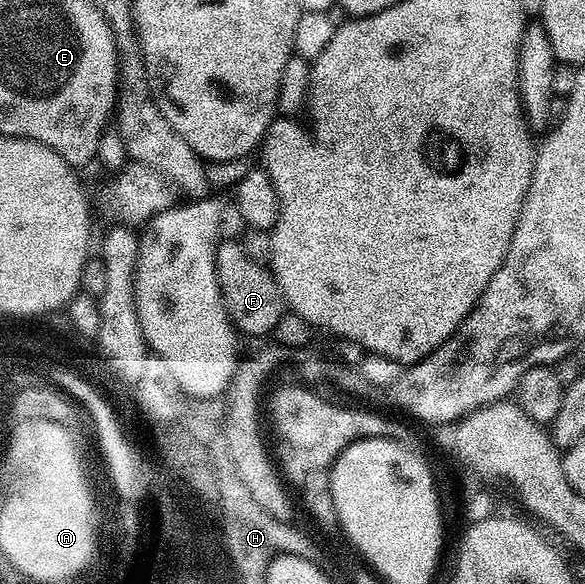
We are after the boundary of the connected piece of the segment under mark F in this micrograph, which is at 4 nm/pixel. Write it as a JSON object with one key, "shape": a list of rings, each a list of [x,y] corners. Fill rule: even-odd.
{"shape":[[[223,239],[220,240],[219,250],[215,253],[215,270],[227,314],[230,315],[236,330],[240,334],[248,333],[251,337],[274,334],[277,319],[281,319],[285,311],[285,302],[279,282],[270,268],[249,259],[249,255],[245,255],[245,247],[238,240]]]}

